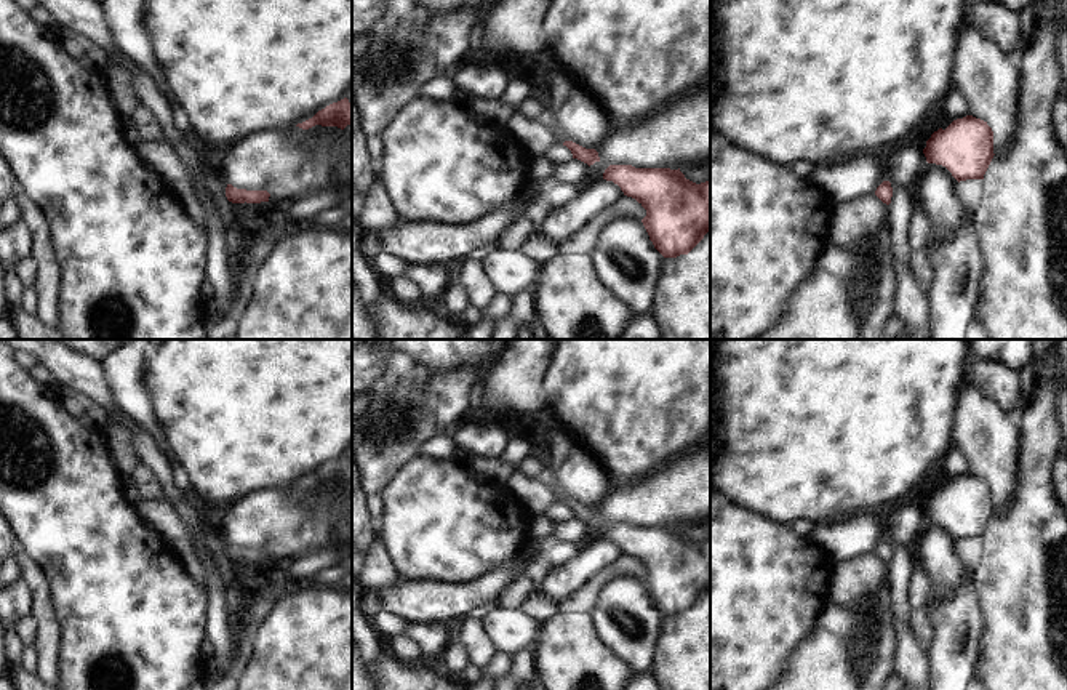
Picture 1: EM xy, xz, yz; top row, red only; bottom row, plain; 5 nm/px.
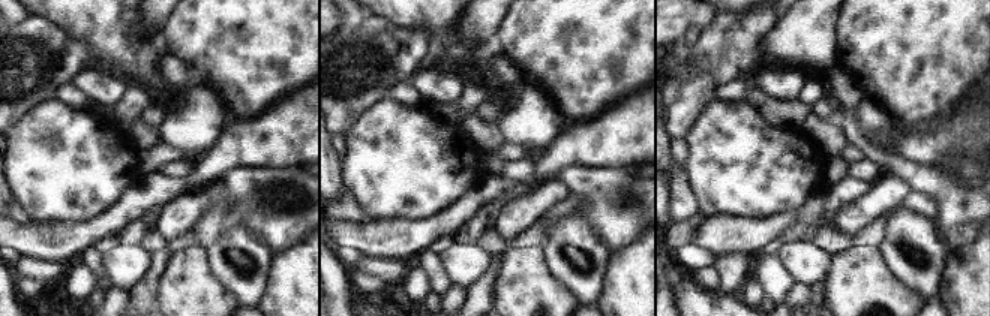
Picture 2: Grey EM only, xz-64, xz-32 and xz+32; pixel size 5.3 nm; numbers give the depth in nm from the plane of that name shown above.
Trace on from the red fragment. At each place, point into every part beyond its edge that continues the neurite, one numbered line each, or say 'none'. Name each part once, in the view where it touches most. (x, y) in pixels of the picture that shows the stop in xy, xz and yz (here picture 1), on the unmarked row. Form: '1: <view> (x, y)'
none

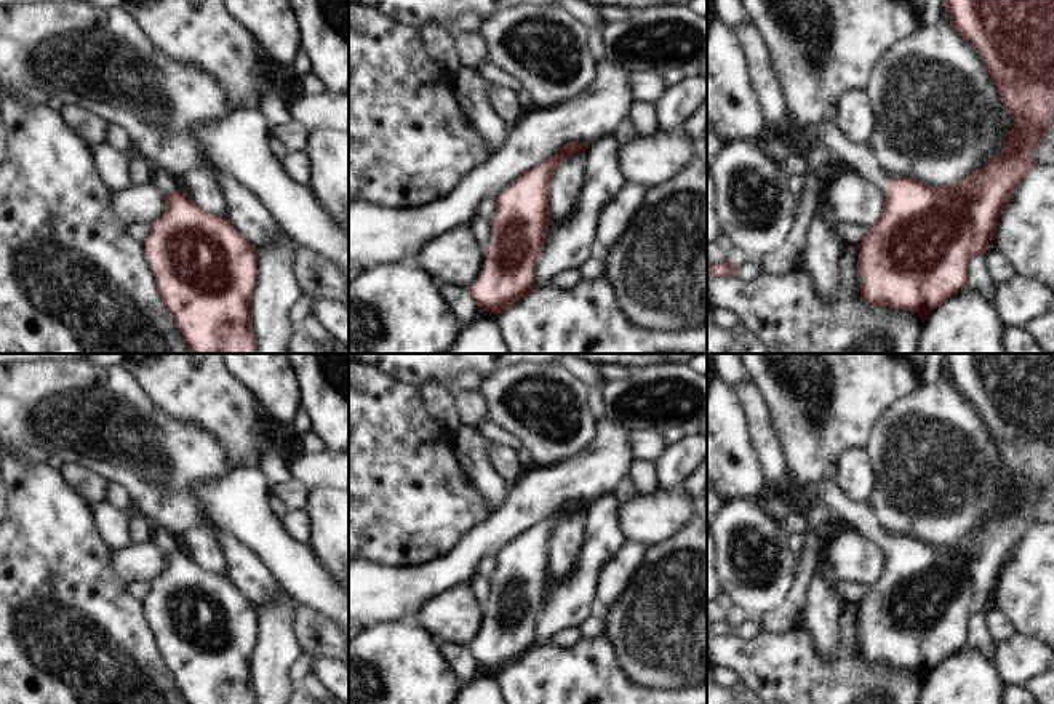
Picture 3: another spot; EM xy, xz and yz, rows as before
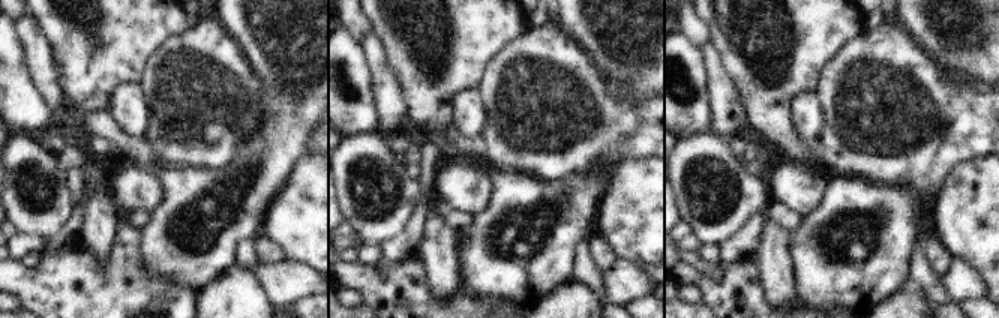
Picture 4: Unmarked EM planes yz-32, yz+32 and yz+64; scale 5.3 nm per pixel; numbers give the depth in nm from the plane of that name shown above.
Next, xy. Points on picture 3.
1: xy (165, 541)

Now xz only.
none

